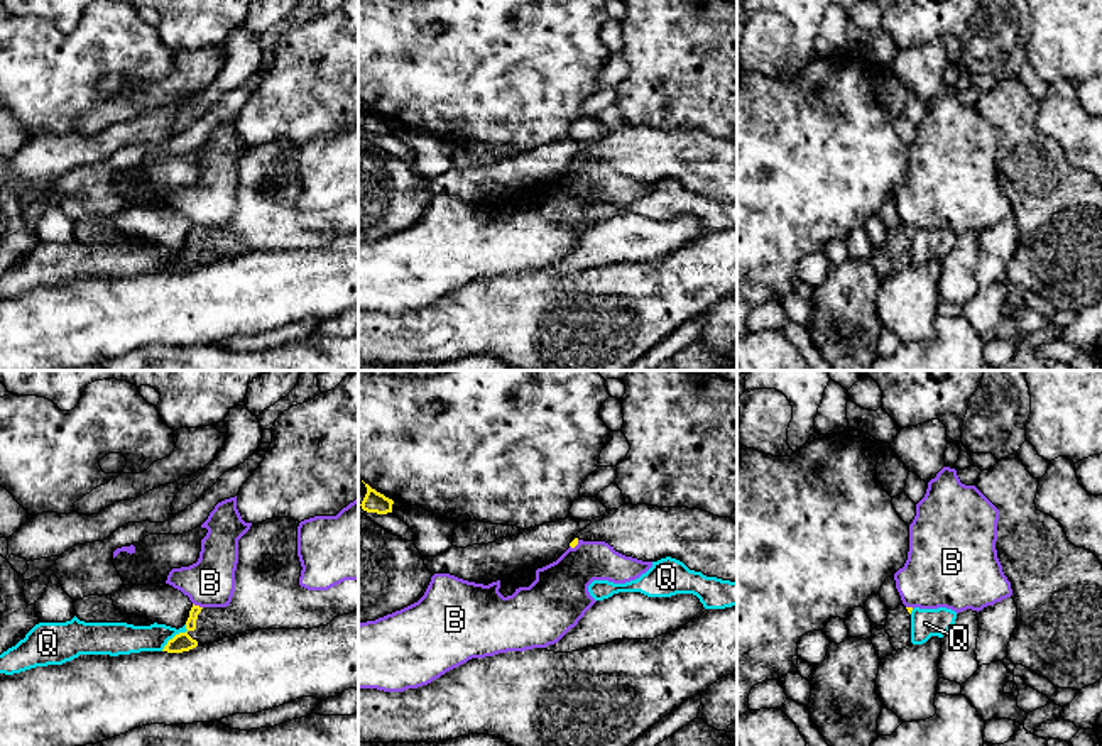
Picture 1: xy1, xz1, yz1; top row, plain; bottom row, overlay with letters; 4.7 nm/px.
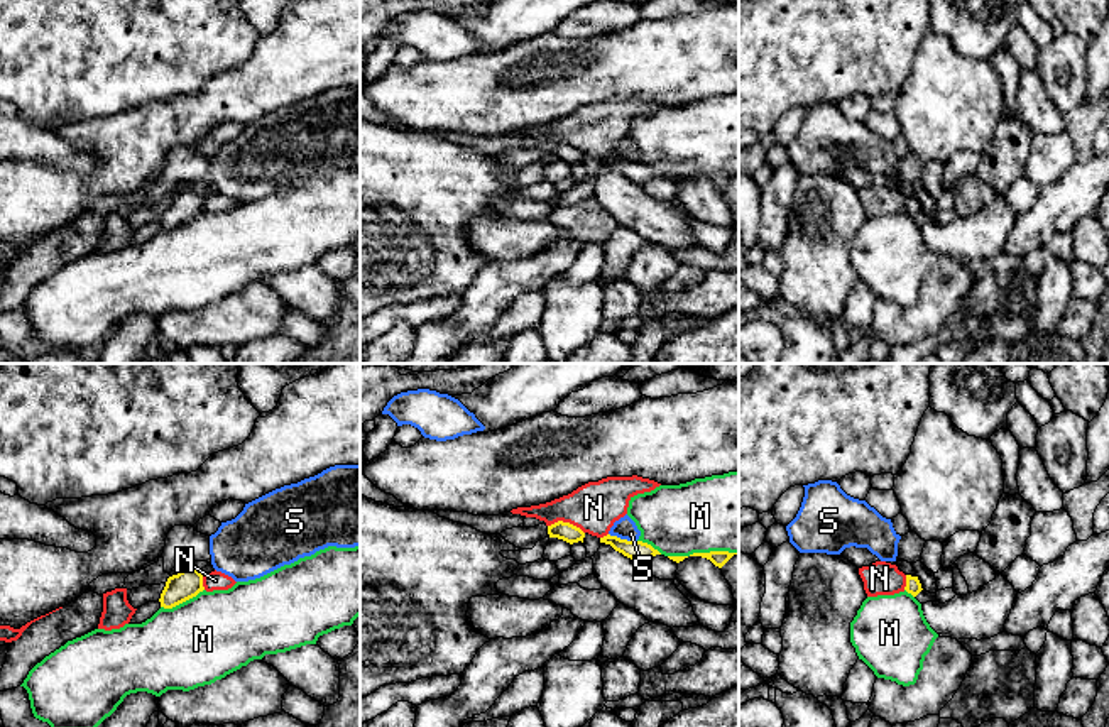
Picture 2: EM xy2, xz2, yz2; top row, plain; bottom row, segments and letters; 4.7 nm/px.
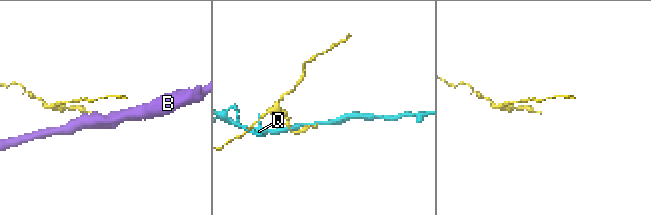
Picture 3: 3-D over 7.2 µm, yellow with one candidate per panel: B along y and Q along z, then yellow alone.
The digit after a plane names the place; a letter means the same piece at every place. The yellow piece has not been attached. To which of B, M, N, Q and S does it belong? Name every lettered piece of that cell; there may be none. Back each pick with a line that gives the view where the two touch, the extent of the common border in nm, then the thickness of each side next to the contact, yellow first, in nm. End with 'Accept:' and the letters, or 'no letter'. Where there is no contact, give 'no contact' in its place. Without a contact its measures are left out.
Accept: no letter

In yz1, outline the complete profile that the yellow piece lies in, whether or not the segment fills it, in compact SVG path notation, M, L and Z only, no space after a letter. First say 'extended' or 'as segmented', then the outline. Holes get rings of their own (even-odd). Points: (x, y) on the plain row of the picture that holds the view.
extended; M903 225L887 235L886 252L894 272L911 266L911 232Z

